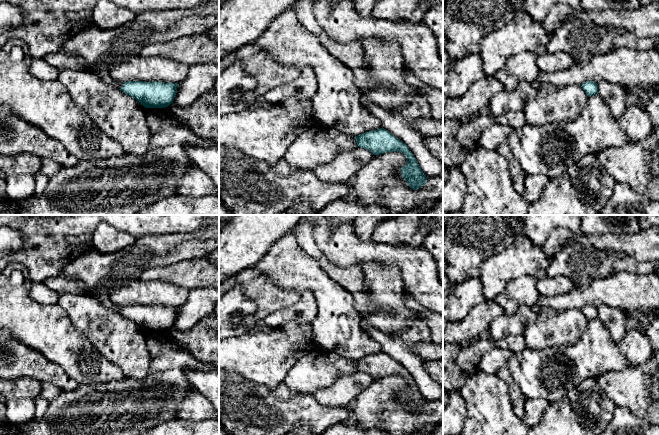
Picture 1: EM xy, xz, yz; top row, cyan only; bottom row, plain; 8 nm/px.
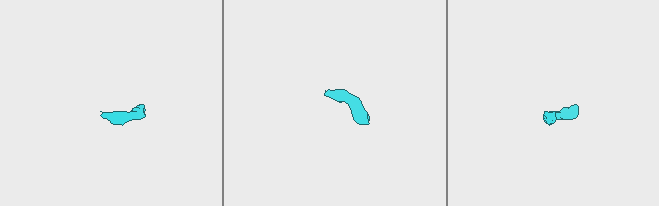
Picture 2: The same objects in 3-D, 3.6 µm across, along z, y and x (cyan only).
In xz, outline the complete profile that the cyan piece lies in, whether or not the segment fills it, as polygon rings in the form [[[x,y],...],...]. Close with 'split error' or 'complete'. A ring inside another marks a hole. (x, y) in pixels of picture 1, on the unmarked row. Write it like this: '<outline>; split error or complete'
[[[383,351],[355,360],[355,364],[357,371],[367,373],[374,379],[401,376],[407,382],[407,389],[401,391],[401,398],[410,412],[417,414],[426,407],[427,401],[409,371]]]; complete

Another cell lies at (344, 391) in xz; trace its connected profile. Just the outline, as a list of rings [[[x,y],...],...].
[[[356,371],[340,376],[331,387],[317,391],[312,396],[328,406],[352,405],[357,396],[366,390],[375,379],[369,374]]]

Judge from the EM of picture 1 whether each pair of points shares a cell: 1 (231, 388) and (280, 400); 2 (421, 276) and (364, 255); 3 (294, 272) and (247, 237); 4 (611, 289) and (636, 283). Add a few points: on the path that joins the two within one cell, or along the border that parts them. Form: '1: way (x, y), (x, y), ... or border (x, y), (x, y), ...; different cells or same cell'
1: way (243, 400), (268, 400); same cell
2: way (407, 262), (400, 255), (378, 255); same cell
3: border (283, 235), (270, 246), (253, 267); different cells
4: way (617, 289), (630, 289); same cell

